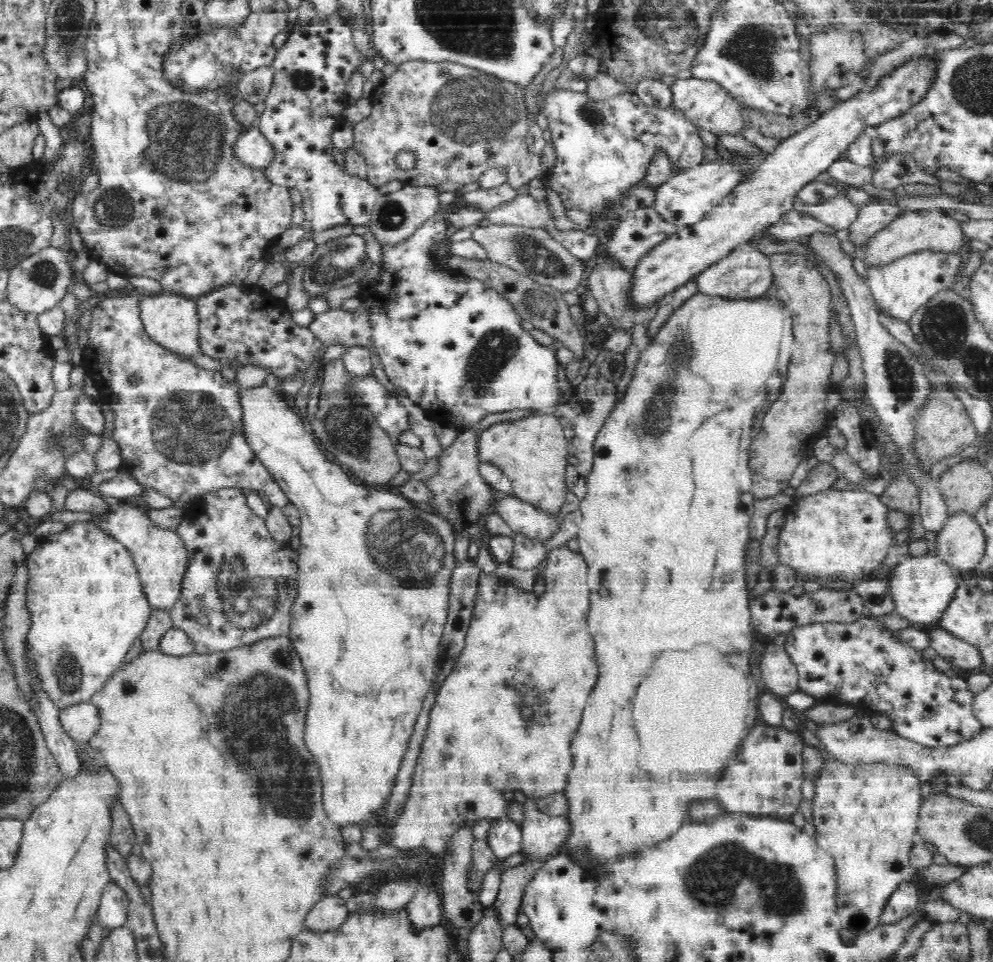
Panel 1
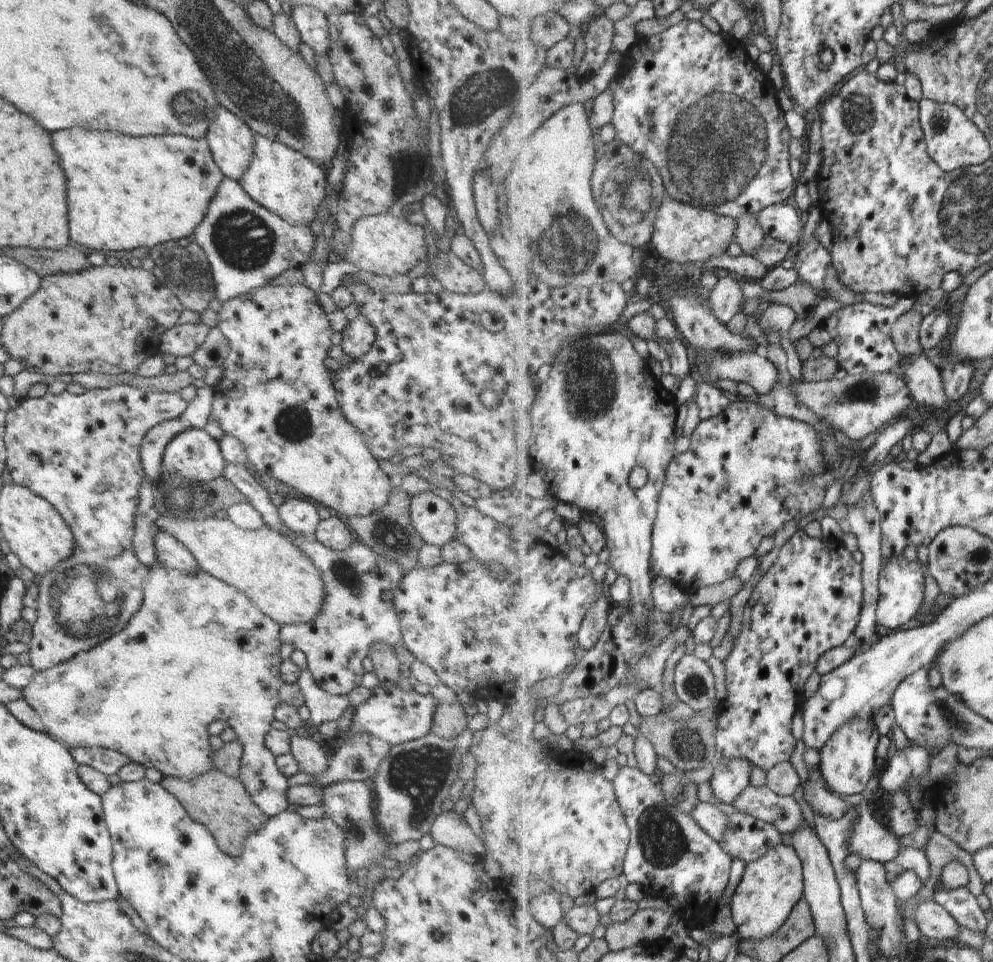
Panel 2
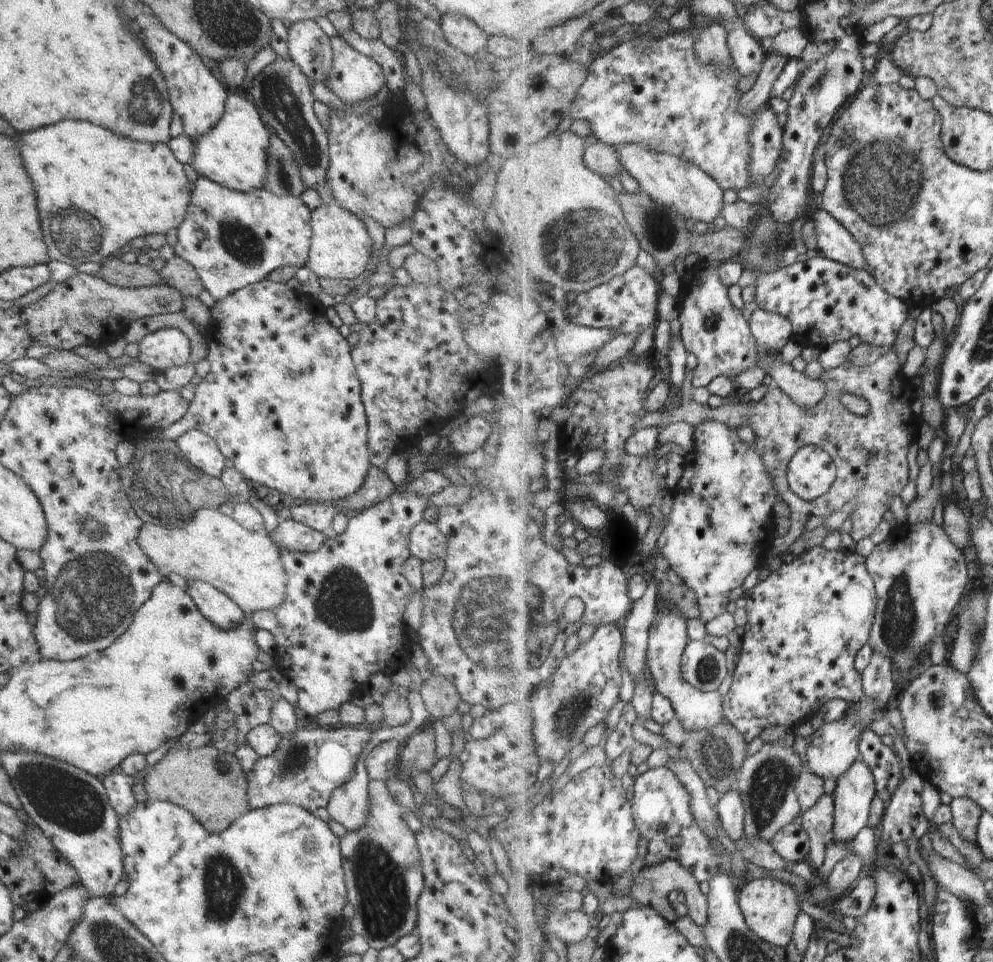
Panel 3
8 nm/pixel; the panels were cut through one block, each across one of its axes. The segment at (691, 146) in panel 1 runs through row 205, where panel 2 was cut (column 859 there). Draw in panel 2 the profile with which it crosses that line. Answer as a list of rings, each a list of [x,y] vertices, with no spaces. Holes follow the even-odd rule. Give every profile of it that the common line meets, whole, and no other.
[[[801,527],[781,548],[778,562],[760,580],[748,602],[736,650],[724,662],[728,696],[718,717],[716,752],[719,761],[744,758],[768,772],[777,764],[792,760],[797,741],[792,734],[792,724],[802,709],[808,680],[818,670],[822,656],[844,646],[859,627],[864,610],[863,572],[863,563],[858,562],[848,548],[842,546],[834,551],[824,538],[813,538]]]

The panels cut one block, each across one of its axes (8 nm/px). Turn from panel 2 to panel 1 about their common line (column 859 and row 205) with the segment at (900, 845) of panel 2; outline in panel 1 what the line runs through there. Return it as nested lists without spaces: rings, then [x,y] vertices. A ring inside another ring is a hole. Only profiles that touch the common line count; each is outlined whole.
[[[842,196],[835,200],[822,202],[818,206],[804,204],[800,198],[796,198],[793,210],[812,217],[824,226],[831,228],[831,230],[838,231],[850,228],[850,225],[856,220],[860,208]]]

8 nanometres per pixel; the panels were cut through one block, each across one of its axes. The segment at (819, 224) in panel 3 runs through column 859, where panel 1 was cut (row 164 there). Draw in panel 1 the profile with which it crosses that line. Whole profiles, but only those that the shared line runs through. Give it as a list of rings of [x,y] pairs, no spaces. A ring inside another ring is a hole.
[[[256,127],[242,132],[233,150],[236,161],[250,170],[264,170],[272,163],[274,156],[274,152]]]

